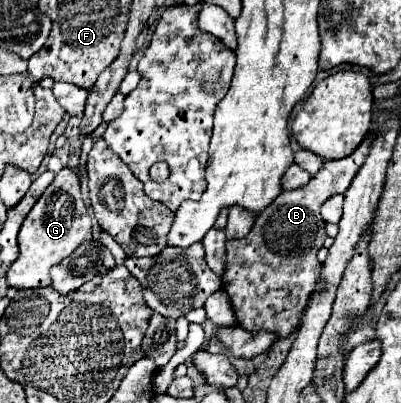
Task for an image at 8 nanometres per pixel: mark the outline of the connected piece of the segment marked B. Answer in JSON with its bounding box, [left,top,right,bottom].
[223,134,371,338]

